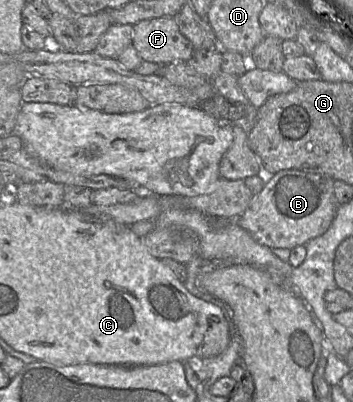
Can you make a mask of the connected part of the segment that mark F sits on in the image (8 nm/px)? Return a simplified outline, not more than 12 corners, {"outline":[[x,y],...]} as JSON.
{"outline":[[174,16],[134,24],[143,61],[186,62],[194,52]]}

